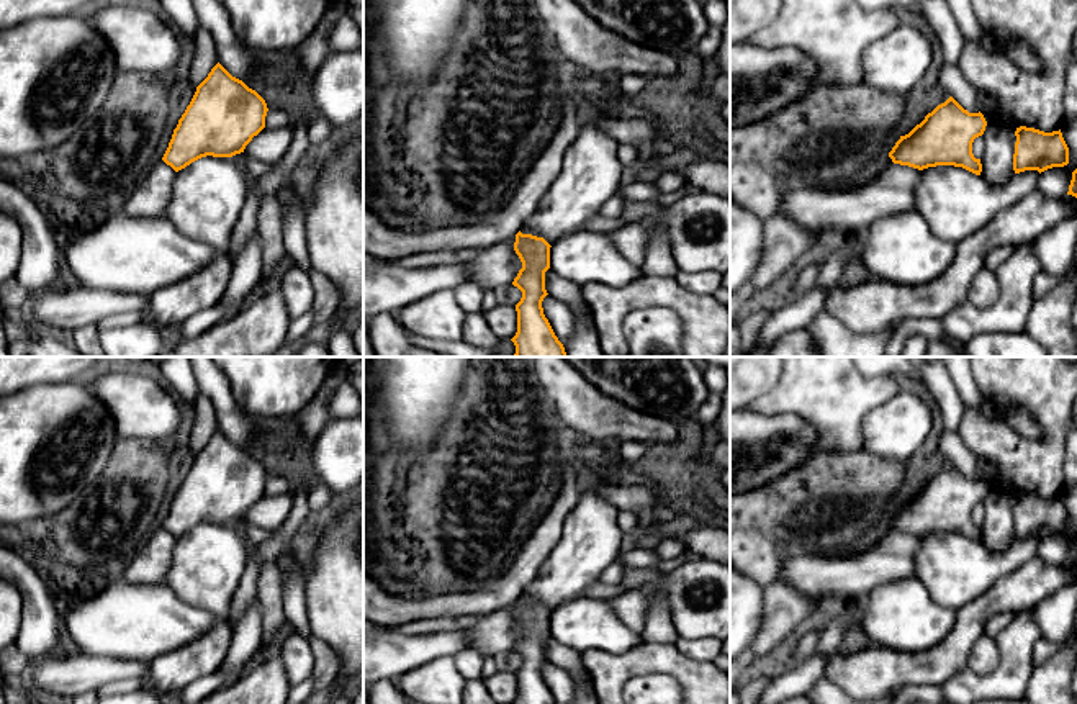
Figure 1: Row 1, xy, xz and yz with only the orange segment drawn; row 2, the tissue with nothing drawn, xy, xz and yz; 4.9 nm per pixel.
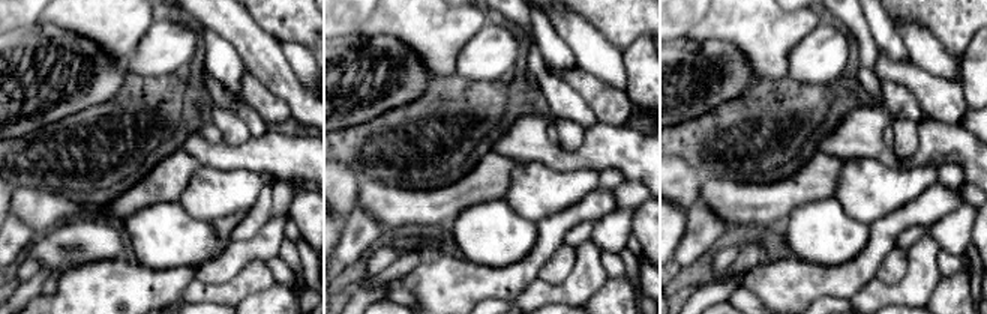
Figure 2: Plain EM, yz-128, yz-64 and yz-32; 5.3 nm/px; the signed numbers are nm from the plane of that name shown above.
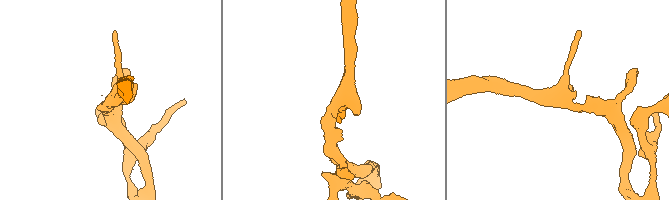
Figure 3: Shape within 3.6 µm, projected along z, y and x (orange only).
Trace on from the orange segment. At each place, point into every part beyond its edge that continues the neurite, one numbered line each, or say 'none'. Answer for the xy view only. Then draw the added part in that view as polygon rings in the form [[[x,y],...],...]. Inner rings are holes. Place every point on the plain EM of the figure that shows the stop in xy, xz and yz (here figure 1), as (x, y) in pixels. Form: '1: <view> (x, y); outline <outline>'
1: xy (151, 565); outline [[[159,527],[146,547],[126,563],[123,580],[133,584],[162,583],[170,570],[175,544],[177,539]]]

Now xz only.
1: xz (382, 608); outline [[[566,452],[560,470],[560,494],[501,576],[478,591],[404,596],[386,593],[373,575],[363,573],[363,621],[396,627],[442,616],[486,616],[514,604],[558,544],[565,519],[581,498],[583,481],[575,473],[571,458]]]

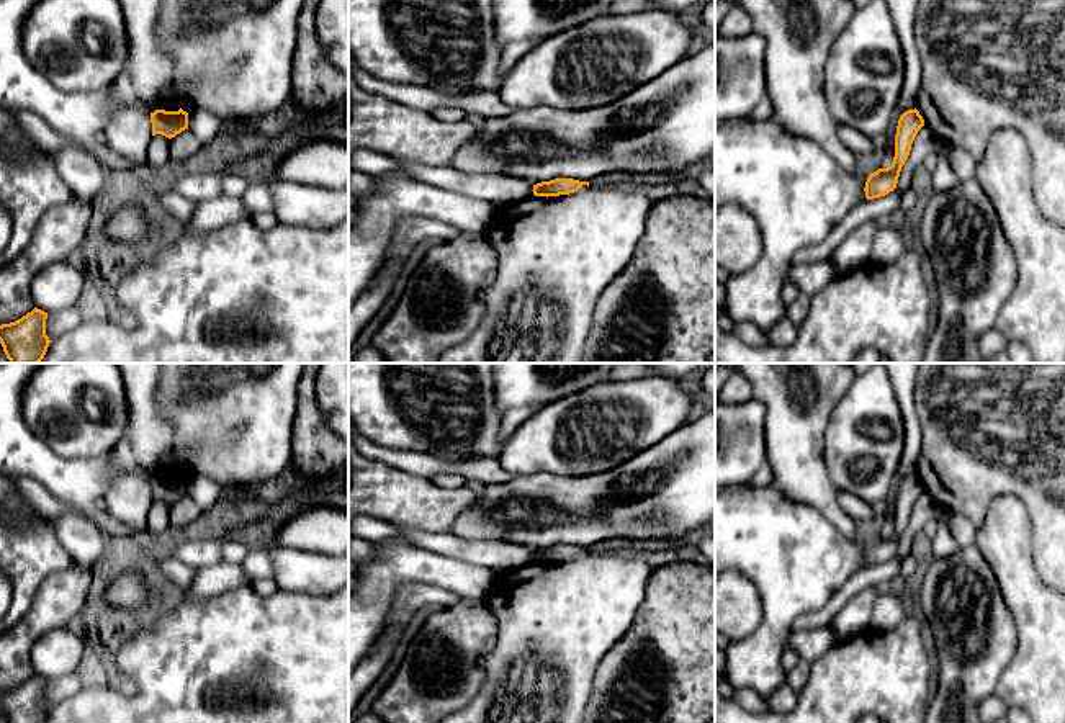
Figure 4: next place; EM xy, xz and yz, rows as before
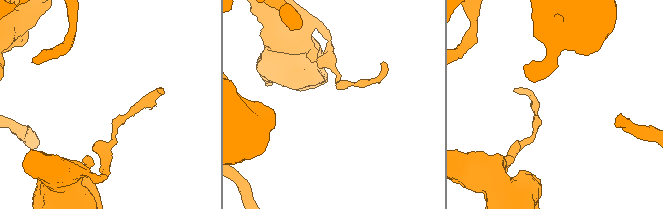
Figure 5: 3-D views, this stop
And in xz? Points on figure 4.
none

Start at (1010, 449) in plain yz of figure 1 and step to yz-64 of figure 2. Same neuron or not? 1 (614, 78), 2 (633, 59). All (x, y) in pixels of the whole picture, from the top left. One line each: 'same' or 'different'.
1: different
2: different

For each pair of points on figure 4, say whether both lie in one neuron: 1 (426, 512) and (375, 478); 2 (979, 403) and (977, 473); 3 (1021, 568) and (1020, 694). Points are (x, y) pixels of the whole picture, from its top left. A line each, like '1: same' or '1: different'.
1: same
2: same
3: same

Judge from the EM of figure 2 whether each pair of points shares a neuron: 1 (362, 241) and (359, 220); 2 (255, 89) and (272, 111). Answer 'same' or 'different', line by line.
1: same
2: same

